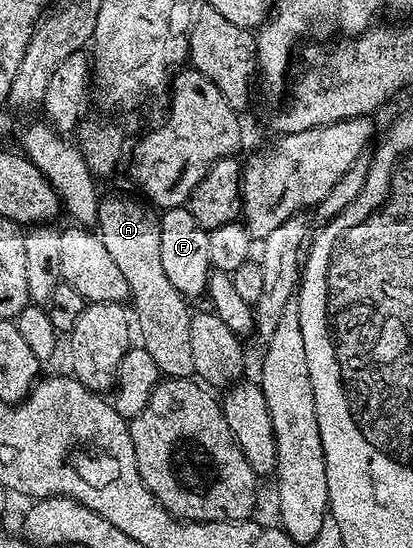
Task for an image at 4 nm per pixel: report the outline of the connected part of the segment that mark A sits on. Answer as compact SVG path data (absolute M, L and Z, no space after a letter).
M104 196L99 203L97 232L105 251L109 251L121 275L125 275L125 283L129 283L129 301L135 304L133 321L137 326L138 340L139 337L143 340L140 341L141 347L149 351L164 378L190 378L195 372L193 350L189 344L192 310L187 309L188 298L183 297L165 276L161 264L160 214L136 197Z

